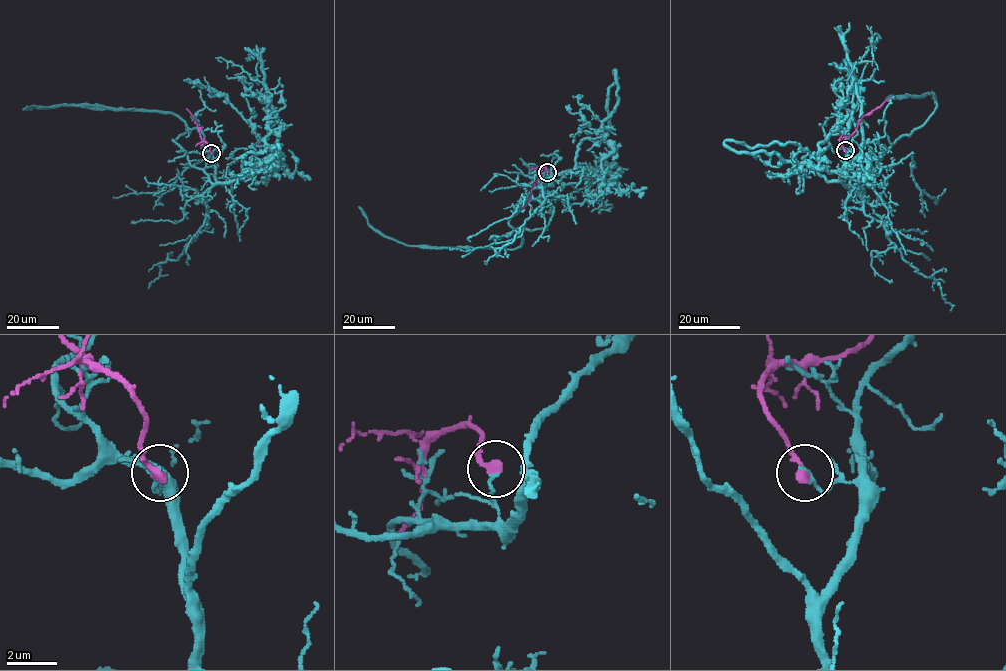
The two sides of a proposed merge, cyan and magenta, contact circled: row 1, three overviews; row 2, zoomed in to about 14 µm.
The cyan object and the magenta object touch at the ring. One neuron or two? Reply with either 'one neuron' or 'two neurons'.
two neurons

